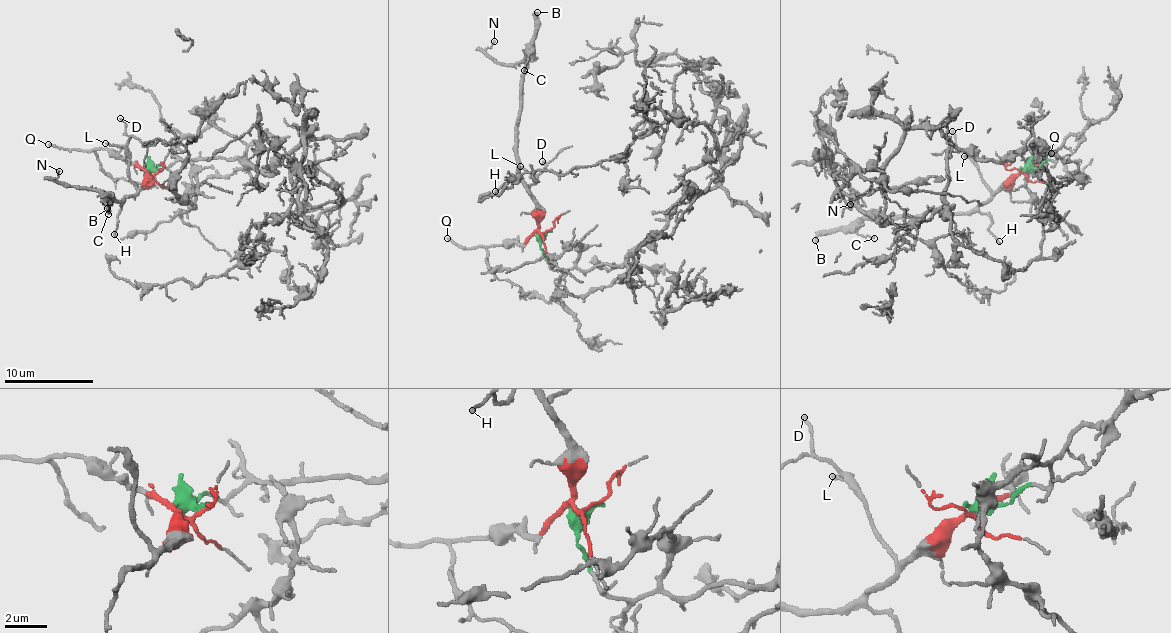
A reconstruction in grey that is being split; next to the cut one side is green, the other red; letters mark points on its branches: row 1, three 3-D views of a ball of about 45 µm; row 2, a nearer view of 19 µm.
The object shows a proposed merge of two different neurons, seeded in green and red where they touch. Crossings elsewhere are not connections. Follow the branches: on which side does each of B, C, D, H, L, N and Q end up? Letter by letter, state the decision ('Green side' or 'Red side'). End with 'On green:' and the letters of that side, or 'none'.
B: Red side
C: Red side
D: Red side
H: Red side
L: Red side
N: Red side
Q: Red side
On green: none

